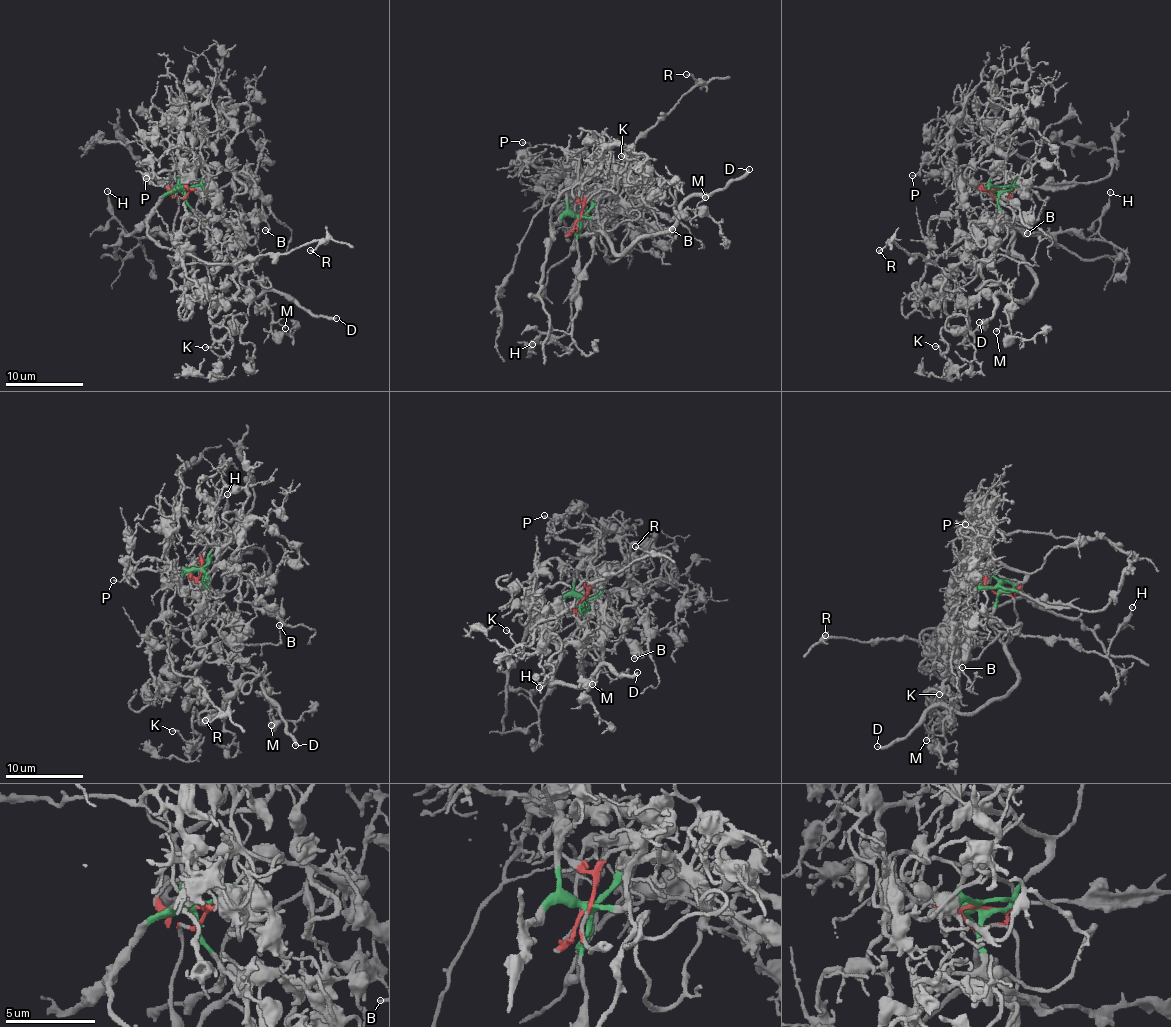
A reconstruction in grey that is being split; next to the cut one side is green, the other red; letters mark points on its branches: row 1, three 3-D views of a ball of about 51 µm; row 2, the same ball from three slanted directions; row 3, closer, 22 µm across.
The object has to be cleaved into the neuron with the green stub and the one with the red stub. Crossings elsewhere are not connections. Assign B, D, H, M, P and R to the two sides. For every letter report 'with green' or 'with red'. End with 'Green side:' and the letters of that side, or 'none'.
B: with red
D: with red
H: with green
M: with red
P: with green
R: with green
Green side: H, P, R

